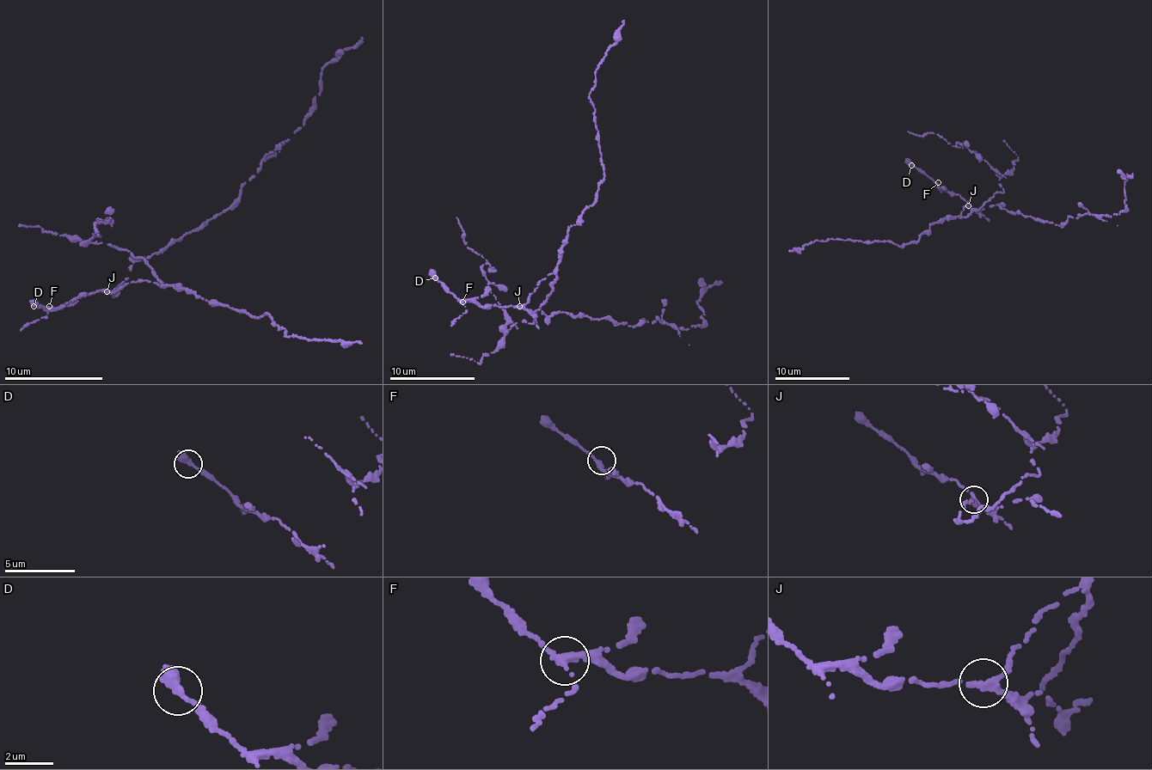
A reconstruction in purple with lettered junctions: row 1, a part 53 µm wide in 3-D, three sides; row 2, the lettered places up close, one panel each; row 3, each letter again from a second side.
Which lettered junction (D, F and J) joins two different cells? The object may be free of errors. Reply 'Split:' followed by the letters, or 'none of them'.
Split: J

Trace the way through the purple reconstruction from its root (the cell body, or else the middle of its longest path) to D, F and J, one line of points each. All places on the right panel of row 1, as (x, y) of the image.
D: (982, 210), (972, 209), (958, 193), (952, 196), (911, 165)
F: (982, 210), (972, 209), (958, 193), (952, 196), (938, 182)
J: (982, 210), (969, 205)

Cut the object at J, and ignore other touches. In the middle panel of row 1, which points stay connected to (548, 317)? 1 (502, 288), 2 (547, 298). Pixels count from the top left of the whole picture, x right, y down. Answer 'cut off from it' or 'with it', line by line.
1: cut off from it
2: cut off from it

